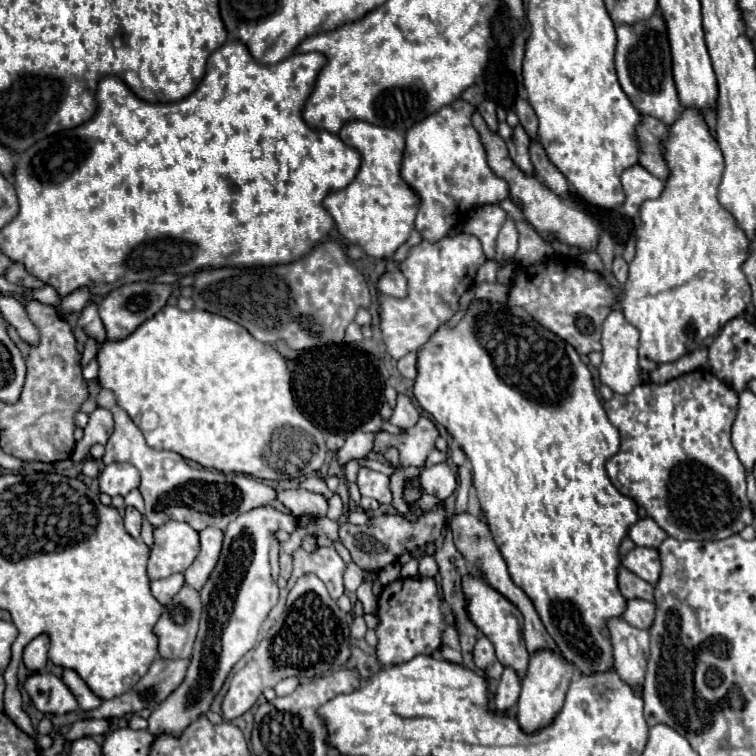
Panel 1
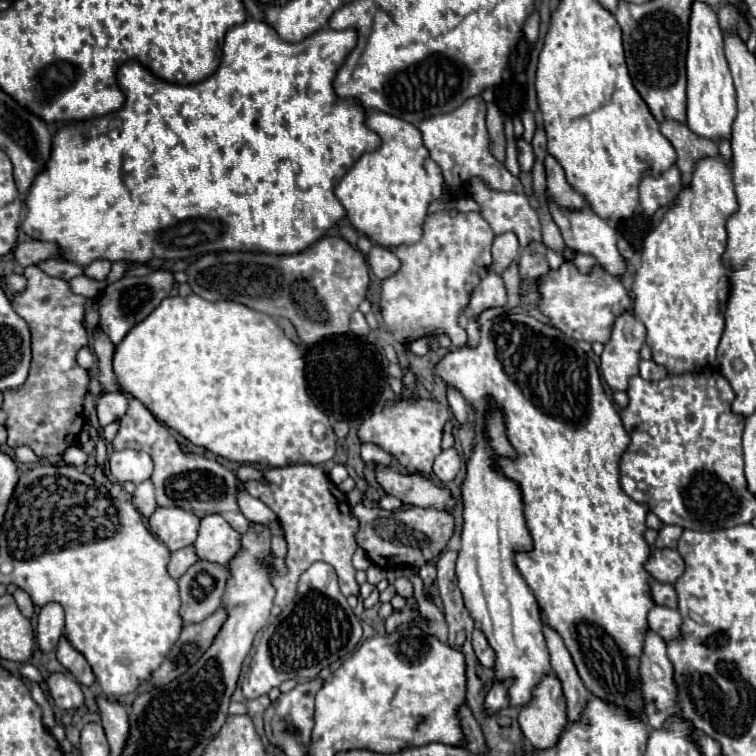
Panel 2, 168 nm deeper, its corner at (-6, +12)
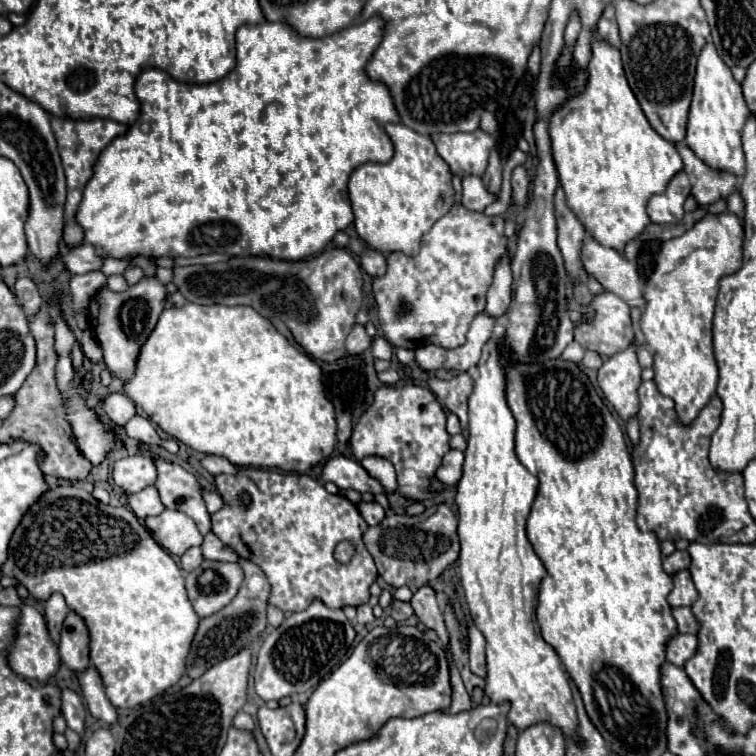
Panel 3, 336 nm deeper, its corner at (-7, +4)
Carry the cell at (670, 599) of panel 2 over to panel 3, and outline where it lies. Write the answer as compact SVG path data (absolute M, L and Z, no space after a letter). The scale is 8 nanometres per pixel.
M673 608L673 616L679 624L681 634L697 634L699 632L699 622L695 614L691 614L691 608Z

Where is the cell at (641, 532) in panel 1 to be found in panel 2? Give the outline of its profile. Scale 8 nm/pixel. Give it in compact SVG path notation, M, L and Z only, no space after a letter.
M662 524L662 528L658 530L658 538L656 538L656 544L658 548L676 548L676 542L678 542L678 536L682 534L682 528L680 526L674 526L674 524Z

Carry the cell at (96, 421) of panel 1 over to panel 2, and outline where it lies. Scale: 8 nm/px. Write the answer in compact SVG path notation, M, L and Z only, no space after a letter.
M104 392L98 396L96 400L96 414L98 414L98 422L100 428L120 420L126 414L128 408L128 398L120 392Z

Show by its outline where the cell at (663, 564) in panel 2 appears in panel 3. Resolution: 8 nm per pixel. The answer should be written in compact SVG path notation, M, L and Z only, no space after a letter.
M683 570L683 572L677 572L673 576L673 590L669 594L669 604L673 608L679 608L679 606L693 606L693 602L697 600L697 590L693 586L693 580L691 580L691 574L689 570Z

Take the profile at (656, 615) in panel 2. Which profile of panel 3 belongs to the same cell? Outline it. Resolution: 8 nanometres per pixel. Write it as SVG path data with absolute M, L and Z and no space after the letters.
M677 634L673 640L669 640L667 644L667 660L679 668L685 666L685 662L689 658L693 658L693 654L697 652L697 636L691 634Z

